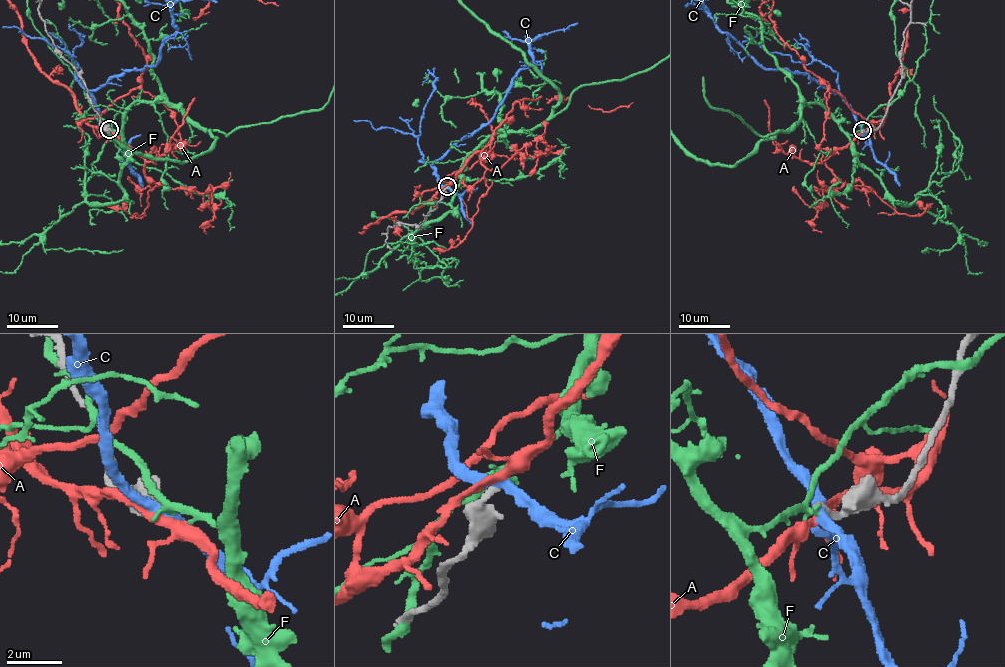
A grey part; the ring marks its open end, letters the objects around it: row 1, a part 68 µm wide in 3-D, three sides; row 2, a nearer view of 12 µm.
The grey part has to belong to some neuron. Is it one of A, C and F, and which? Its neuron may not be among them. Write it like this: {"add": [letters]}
{"add": []}

